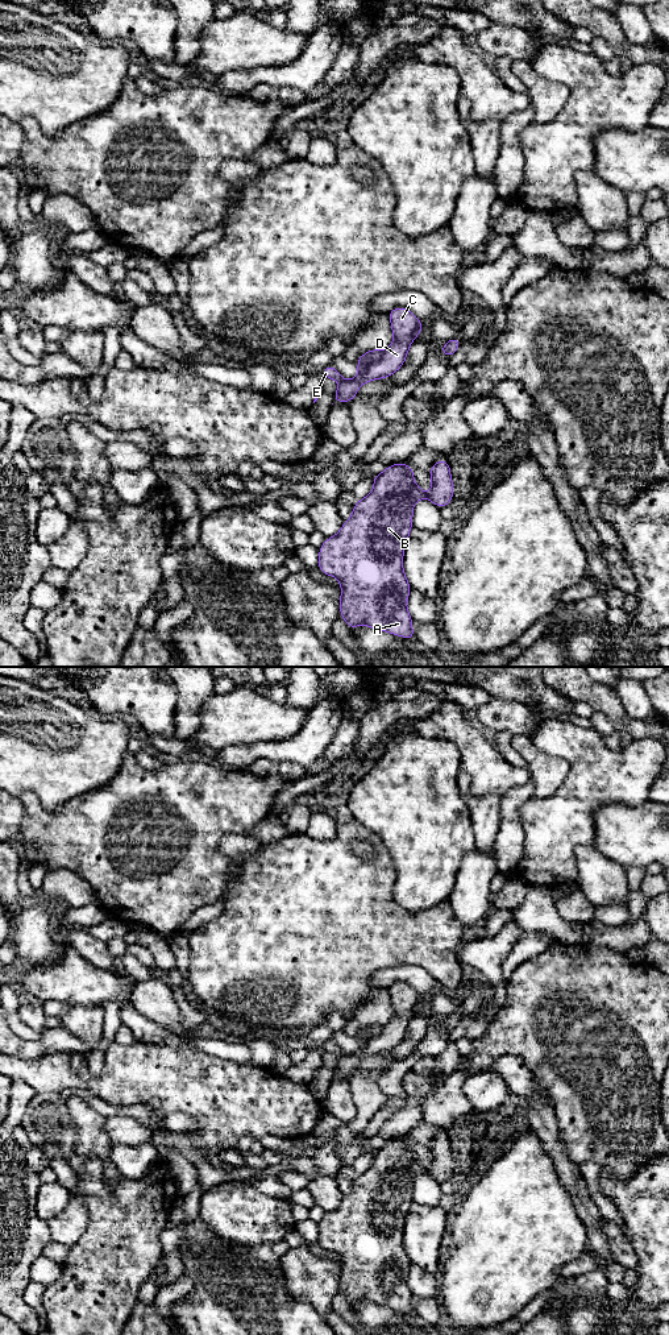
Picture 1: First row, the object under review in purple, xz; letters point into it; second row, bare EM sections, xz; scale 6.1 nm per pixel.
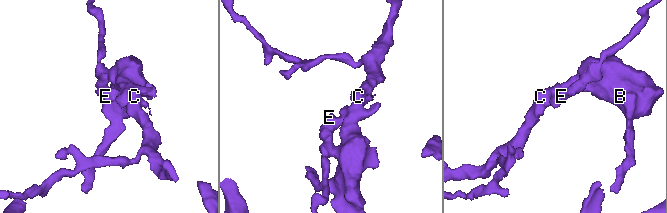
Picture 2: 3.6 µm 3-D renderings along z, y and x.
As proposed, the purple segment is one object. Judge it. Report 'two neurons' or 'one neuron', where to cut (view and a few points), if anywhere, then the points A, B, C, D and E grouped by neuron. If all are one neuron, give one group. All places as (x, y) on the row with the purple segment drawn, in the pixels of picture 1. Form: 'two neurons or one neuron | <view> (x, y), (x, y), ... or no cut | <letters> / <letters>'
two neurons | xz (383, 352), (357, 378) | A B C E / D

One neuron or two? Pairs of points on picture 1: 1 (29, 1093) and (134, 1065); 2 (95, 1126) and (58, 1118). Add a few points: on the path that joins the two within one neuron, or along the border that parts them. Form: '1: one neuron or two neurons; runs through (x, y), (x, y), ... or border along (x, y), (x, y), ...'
1: two neurons; border along (13, 1081), (30, 1086), (37, 1091)
2: two neurons; border along (65, 1102), (75, 1127), (75, 1151)

